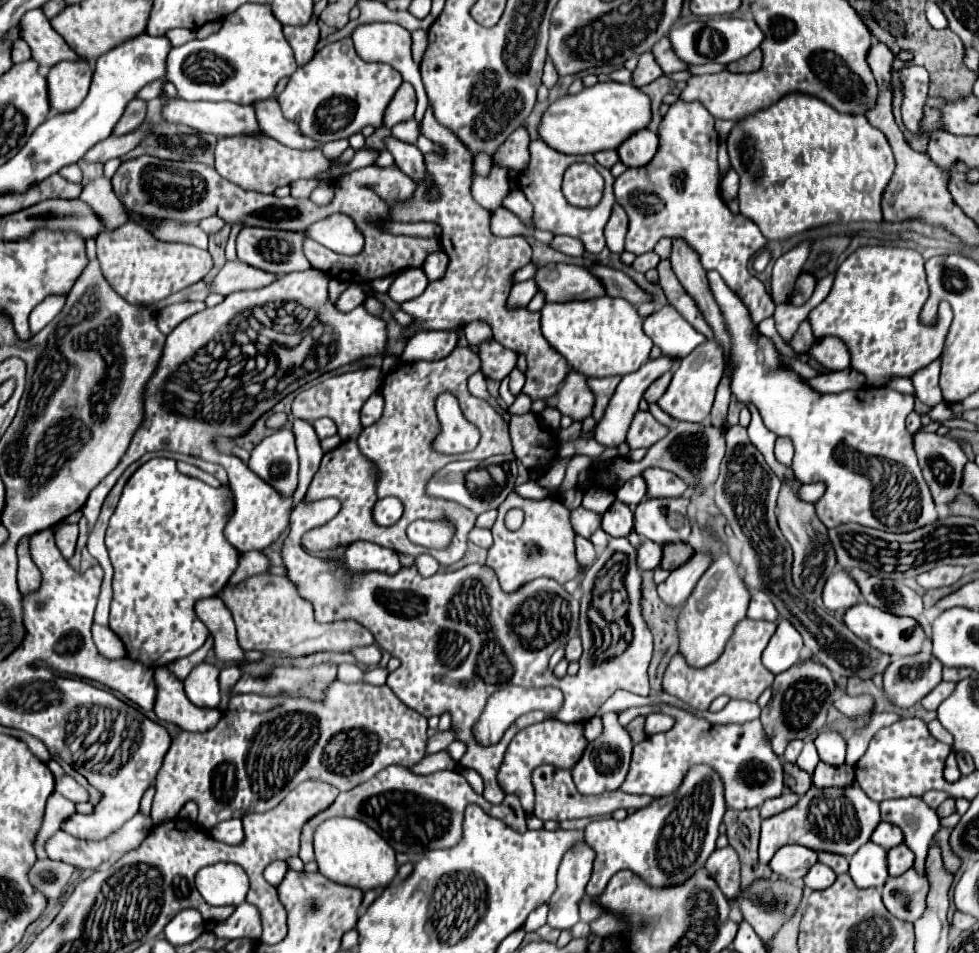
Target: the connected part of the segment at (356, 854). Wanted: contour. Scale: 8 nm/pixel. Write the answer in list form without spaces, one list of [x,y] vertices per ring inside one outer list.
[[[339,816],[321,822],[315,830],[313,846],[319,872],[337,884],[355,886],[363,892],[383,890],[387,888],[387,884],[393,882],[397,874],[393,848],[377,832],[373,832],[373,828],[367,828],[367,824],[361,820]]]

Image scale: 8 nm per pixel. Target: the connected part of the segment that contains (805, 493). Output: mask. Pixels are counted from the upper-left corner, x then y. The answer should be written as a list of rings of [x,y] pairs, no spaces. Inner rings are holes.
[[[805,484],[803,488],[797,488],[797,496],[803,502],[817,502],[825,492],[825,484]]]

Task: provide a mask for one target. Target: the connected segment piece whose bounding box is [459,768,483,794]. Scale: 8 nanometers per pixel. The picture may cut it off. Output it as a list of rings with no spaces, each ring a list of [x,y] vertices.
[[[459,768],[459,774],[465,776],[465,780],[471,784],[471,788],[475,788],[475,792],[483,792],[483,780],[475,770],[467,770],[467,768]]]

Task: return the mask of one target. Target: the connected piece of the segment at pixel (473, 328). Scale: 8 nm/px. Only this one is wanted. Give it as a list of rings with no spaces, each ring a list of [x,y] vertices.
[[[471,322],[465,326],[465,336],[467,336],[469,344],[477,346],[483,340],[489,340],[493,334],[491,334],[491,326],[487,322]]]

